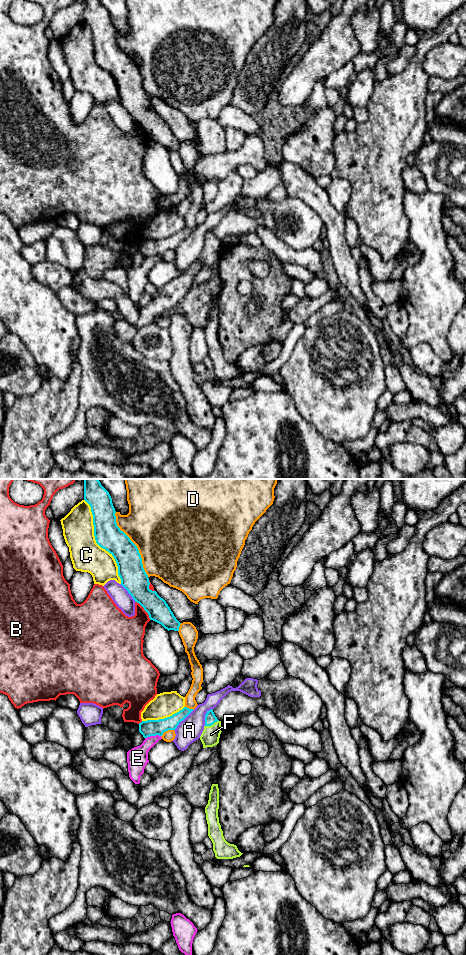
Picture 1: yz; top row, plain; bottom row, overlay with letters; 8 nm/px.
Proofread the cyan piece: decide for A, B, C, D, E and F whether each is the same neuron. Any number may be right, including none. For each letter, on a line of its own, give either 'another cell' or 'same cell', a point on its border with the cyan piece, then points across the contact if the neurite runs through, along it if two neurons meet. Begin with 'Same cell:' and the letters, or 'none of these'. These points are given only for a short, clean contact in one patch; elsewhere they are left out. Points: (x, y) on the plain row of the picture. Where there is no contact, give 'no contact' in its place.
Same cell: F
A: another cell; contact yz (182, 240)
B: another cell; contact yz (144, 129)
C: another cell; contact yz (96, 62)
D: another cell; contact yz (134, 64)
E: another cell; contact yz (152, 255)
F: same cell; contact yz (211, 244); way yz (210, 238), (211, 244), (210, 256)

